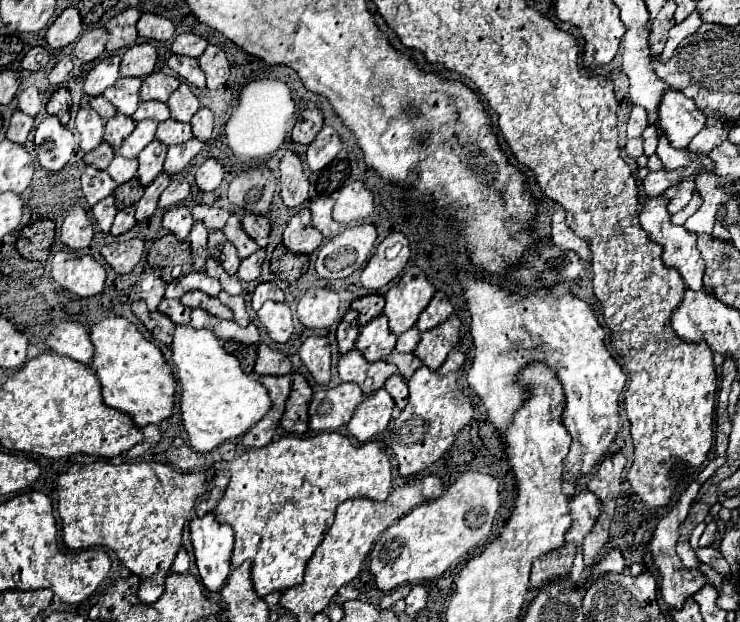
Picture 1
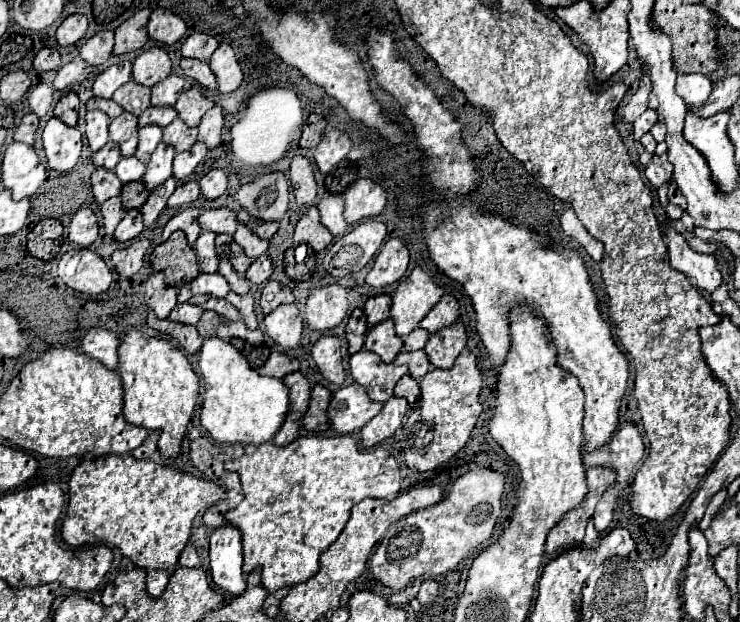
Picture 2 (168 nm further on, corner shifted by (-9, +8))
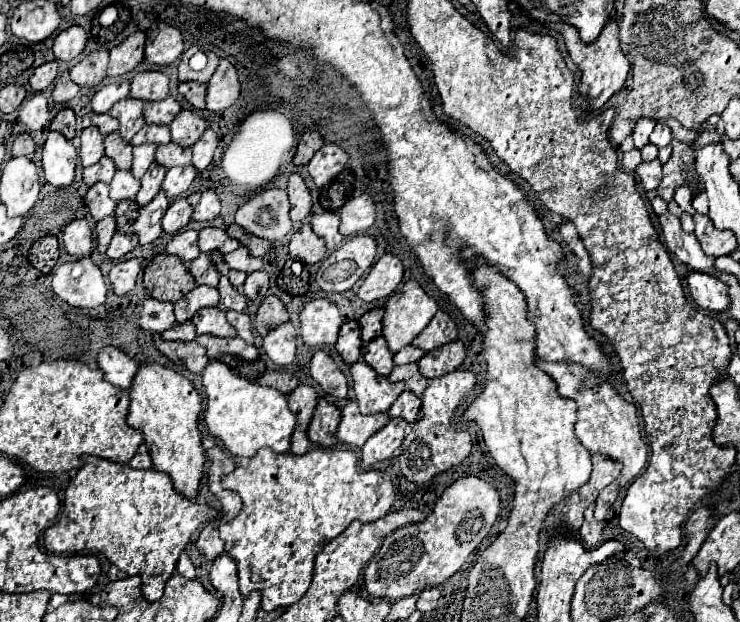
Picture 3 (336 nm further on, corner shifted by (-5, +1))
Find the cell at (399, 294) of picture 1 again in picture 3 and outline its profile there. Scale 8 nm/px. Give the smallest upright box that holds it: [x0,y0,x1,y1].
[383,279,437,353]

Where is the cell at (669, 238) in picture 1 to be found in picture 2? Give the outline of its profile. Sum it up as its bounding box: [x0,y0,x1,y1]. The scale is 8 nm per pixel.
[665,224,723,292]

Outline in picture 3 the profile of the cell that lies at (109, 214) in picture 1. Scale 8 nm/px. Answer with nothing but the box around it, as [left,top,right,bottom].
[95,215,115,253]

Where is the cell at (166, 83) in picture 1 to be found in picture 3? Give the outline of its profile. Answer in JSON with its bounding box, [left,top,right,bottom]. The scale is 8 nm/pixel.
[143,95,181,125]

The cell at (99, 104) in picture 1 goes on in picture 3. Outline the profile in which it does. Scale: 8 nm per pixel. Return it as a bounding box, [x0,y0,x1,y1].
[91,113,119,135]

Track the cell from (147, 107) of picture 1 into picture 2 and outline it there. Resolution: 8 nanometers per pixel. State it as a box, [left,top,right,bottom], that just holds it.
[139,106,177,128]

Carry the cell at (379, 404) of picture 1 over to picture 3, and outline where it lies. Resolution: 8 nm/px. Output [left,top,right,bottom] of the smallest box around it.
[361,417,411,469]

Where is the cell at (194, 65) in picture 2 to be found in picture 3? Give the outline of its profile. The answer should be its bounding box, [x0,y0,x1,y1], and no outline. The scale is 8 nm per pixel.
[179,81,207,109]

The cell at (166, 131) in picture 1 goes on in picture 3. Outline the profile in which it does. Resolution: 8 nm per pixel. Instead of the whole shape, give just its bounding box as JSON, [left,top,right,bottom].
[155,143,191,167]

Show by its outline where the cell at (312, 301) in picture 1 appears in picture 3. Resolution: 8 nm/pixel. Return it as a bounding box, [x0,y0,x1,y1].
[299,299,343,347]

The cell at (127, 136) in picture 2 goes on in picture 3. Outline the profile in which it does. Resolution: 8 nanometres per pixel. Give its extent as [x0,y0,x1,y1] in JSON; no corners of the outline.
[105,131,133,169]

